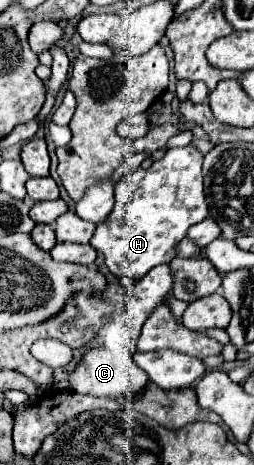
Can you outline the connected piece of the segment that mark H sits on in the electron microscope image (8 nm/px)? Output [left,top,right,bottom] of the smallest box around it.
[90,146,209,280]

